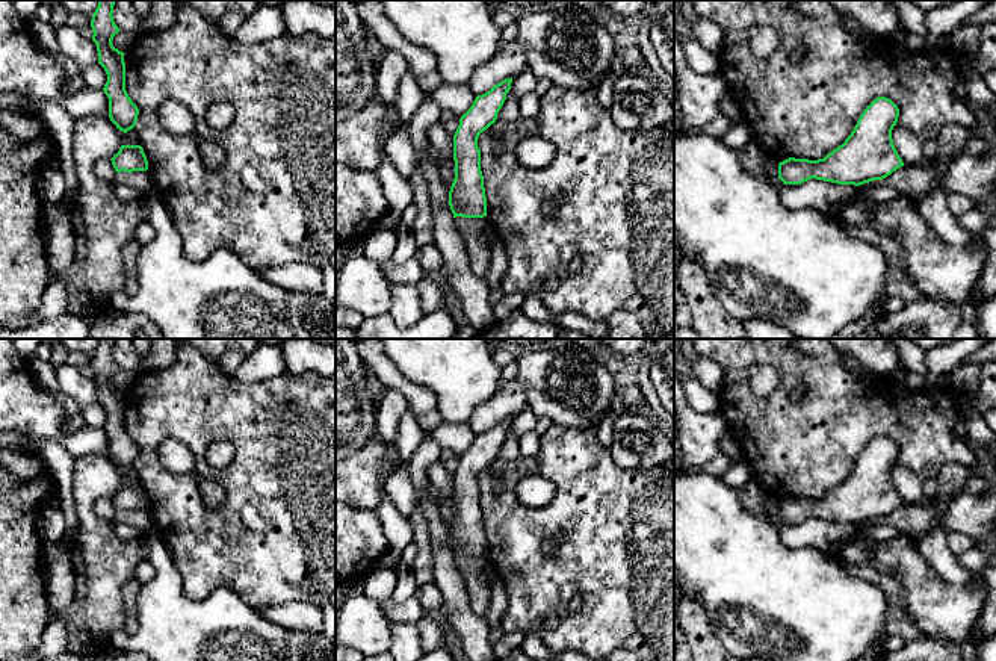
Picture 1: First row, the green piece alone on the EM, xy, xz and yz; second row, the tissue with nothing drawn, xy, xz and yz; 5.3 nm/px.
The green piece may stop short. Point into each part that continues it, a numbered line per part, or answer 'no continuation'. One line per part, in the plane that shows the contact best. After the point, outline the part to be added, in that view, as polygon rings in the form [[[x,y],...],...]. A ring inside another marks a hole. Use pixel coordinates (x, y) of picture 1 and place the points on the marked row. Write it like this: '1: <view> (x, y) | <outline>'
no continuation

